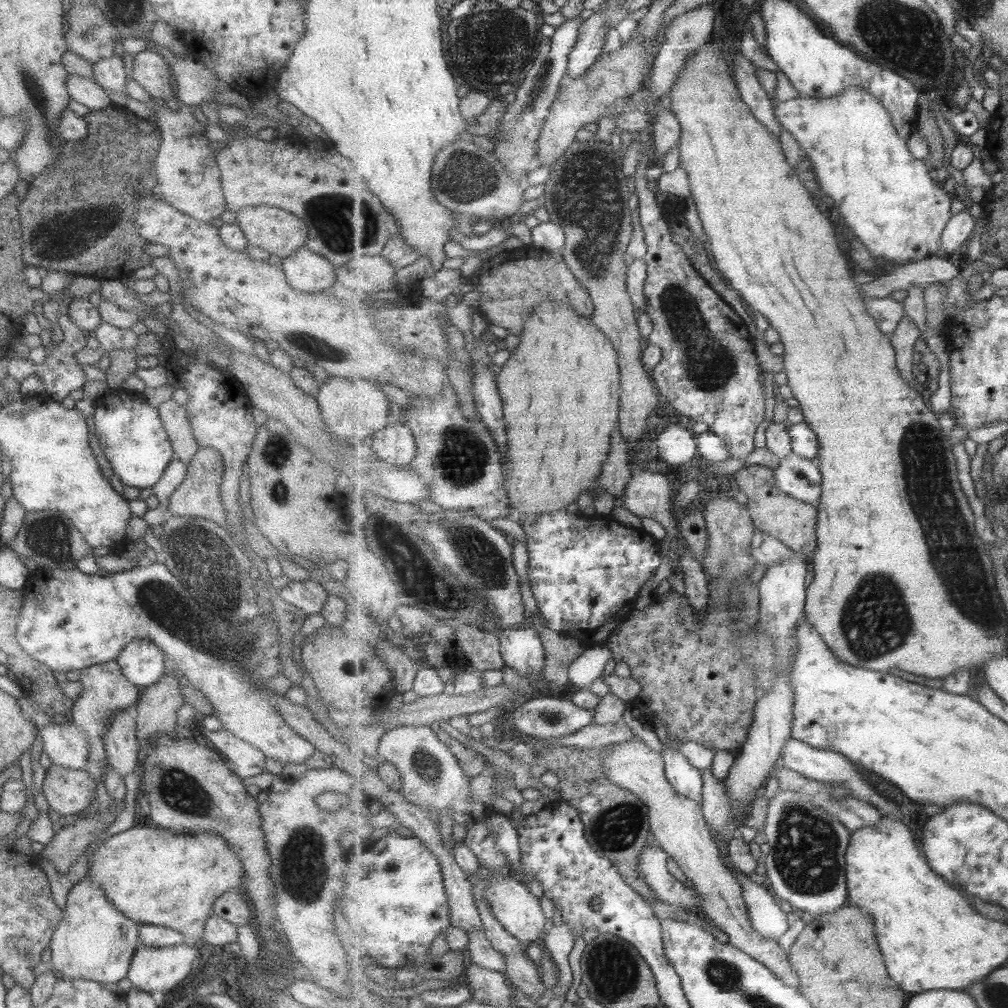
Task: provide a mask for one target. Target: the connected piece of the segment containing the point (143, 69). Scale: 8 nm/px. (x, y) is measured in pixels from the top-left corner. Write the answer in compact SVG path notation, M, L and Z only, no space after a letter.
M150 48L135 55L133 62L133 80L136 80L146 92L152 96L170 101L174 98L174 90L170 83L169 64L166 59Z

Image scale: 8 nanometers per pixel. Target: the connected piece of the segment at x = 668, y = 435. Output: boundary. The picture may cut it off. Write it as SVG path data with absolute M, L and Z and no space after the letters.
M679 423L670 424L664 432L660 432L655 446L658 448L659 458L672 466L692 462L700 449L692 428L688 430Z

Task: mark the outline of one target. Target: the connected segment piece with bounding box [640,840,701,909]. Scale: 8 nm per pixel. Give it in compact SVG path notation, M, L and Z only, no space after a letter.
M658 840L648 843L640 861L640 872L644 874L644 880L664 903L684 909L701 906L701 899L695 889L687 887L688 883L678 880L670 872L670 858L670 854Z

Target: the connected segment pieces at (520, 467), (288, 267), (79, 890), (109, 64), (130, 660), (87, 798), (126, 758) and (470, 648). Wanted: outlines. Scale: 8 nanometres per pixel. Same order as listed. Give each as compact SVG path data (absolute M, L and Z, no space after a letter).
M559 301L546 302L536 310L536 314L526 323L525 332L521 336L522 346L512 352L514 356L511 356L506 364L498 371L500 390L505 402L508 434L510 434L510 446L508 446L510 466L506 468L506 482L508 482L508 490L510 490L512 510L520 510L522 512L522 518L536 516L536 514L540 518L542 514L558 512L562 508L568 508L568 506L576 504L578 498L582 496L582 492L590 492L590 488L594 486L594 482L600 478L602 468L606 464L604 460L608 460L608 456L610 456L612 436L621 427L623 378L618 350L613 344L613 341L599 329L594 324L592 318L580 315L571 305L566 305Z
M306 246L292 252L282 262L287 284L300 293L315 294L337 287L335 268L328 258Z
M86 877L75 884L67 897L62 920L50 941L51 966L65 978L117 983L128 976L132 956L139 947L139 925L114 907L100 884Z
M117 54L93 64L93 80L106 92L122 91L122 93L126 93L126 97L130 97L126 90L128 79L126 65L124 65L122 57L118 57Z
M134 639L122 649L116 662L124 677L144 690L165 675L164 658L164 651L154 641Z
M53 765L44 780L43 794L51 810L72 819L92 804L96 788L97 783L85 770Z
M130 709L116 712L102 741L106 746L108 765L113 772L122 779L134 773L136 766L138 767L140 748L135 734L135 720L130 715Z
M459 624L458 646L464 650L468 663L480 670L502 670L506 658L500 635L485 631L480 625Z

